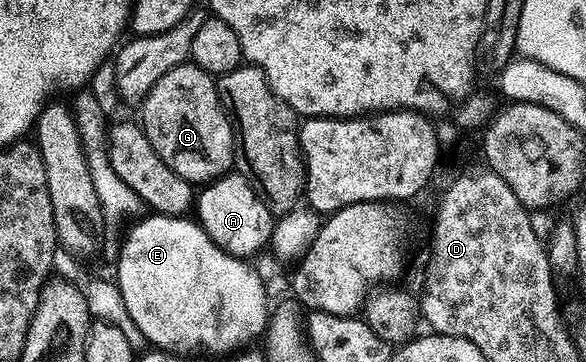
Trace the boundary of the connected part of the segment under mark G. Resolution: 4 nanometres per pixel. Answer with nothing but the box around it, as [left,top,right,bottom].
[140,62,235,186]

